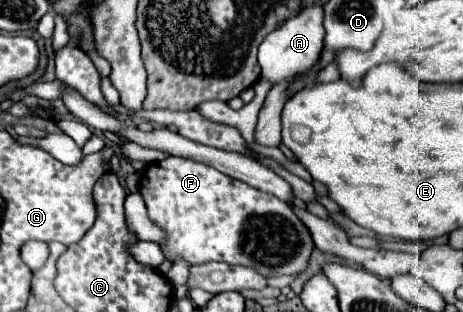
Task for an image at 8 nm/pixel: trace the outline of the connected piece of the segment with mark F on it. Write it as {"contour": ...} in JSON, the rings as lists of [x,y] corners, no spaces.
{"contour":[[[167,156],[143,170],[139,192],[145,200],[149,220],[165,232],[165,240],[159,246],[167,260],[181,258],[189,264],[217,260],[253,268],[259,274],[265,274],[265,278],[301,274],[309,266],[313,240],[293,206],[273,194],[265,194],[241,180],[229,178],[207,164]]]}

